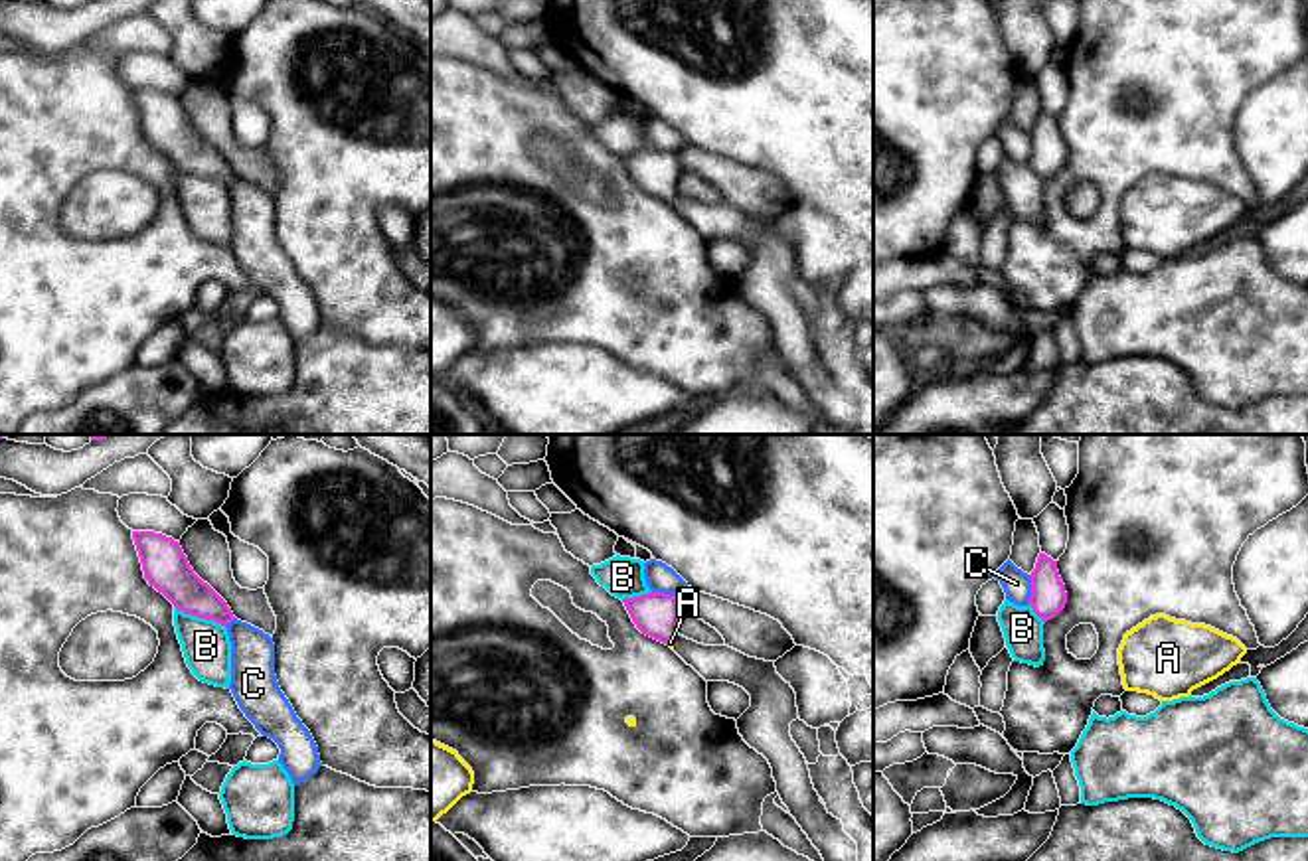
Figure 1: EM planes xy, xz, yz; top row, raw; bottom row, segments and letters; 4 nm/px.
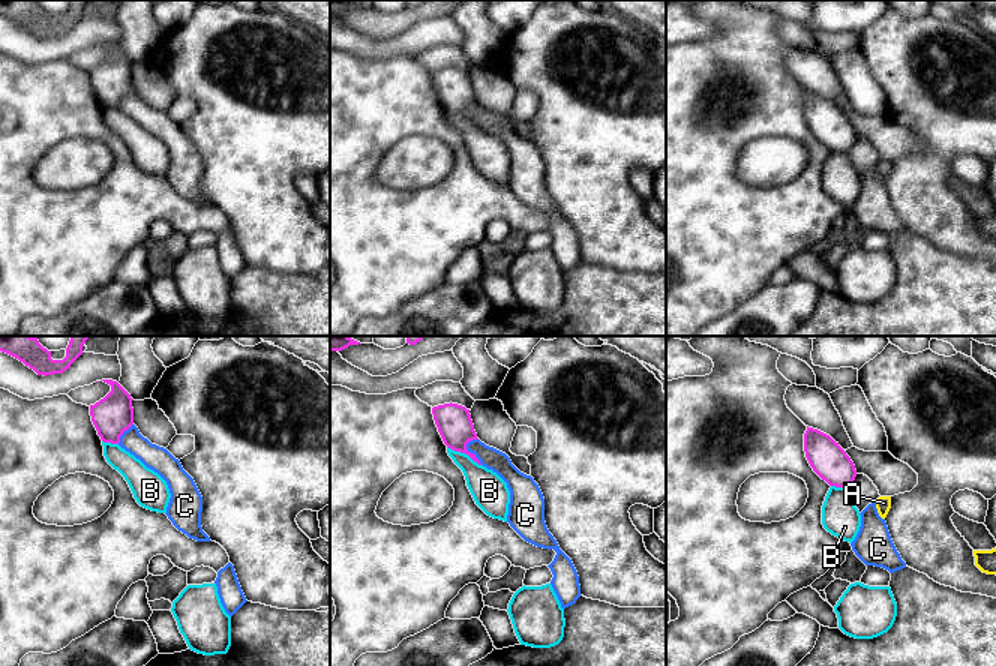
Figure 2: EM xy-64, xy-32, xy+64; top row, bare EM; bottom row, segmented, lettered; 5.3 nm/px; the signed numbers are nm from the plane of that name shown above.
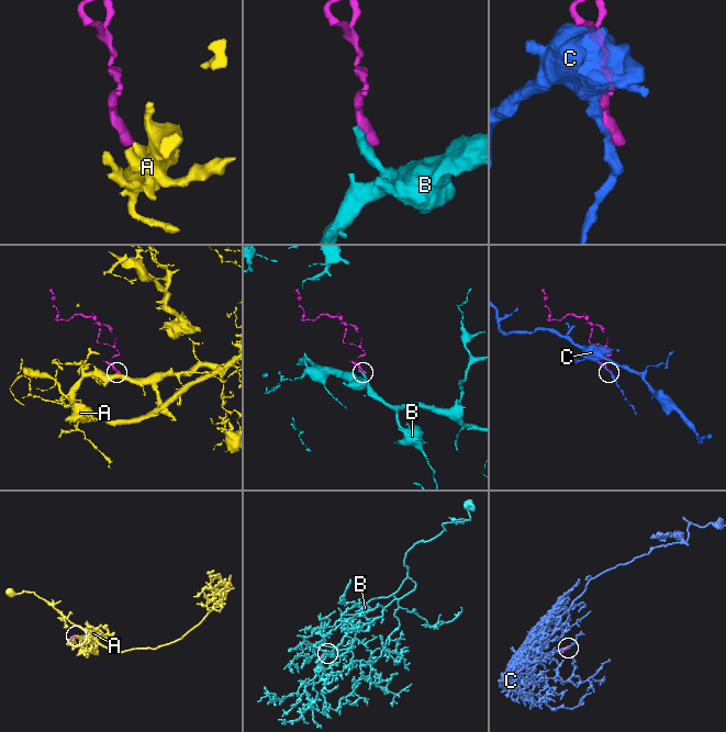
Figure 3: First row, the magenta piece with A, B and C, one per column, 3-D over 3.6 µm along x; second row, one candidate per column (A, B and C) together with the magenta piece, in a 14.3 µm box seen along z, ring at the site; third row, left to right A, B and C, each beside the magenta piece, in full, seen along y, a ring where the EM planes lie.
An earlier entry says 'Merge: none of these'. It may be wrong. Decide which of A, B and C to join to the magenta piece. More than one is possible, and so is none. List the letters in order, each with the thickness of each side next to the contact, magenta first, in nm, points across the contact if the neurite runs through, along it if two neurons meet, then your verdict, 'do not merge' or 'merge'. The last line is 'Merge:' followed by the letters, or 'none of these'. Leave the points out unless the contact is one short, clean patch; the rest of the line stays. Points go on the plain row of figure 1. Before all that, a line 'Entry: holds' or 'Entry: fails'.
Entry: fails
A: 190 nm thick on the magenta side, 20 nm on the other; runs through xz (656, 172), (668, 198), (670, 200); merge
B: 180 nm thick on the magenta side, 200 nm on the other; do not merge
C: 150 nm thick on the magenta side, 120 nm on the other; do not merge
Merge: A

